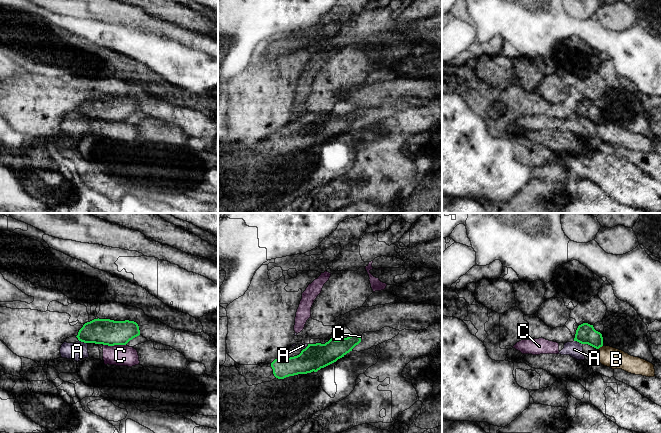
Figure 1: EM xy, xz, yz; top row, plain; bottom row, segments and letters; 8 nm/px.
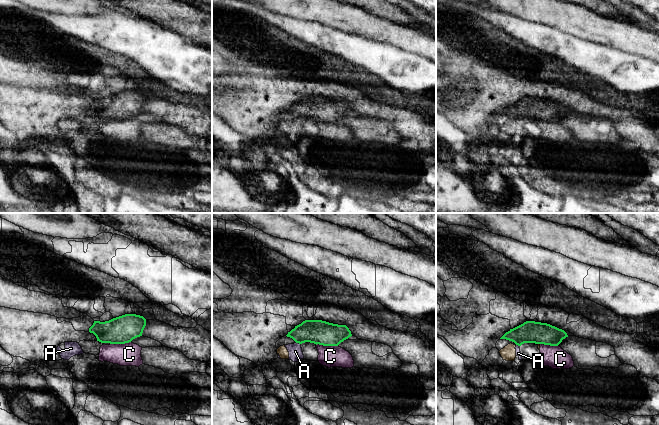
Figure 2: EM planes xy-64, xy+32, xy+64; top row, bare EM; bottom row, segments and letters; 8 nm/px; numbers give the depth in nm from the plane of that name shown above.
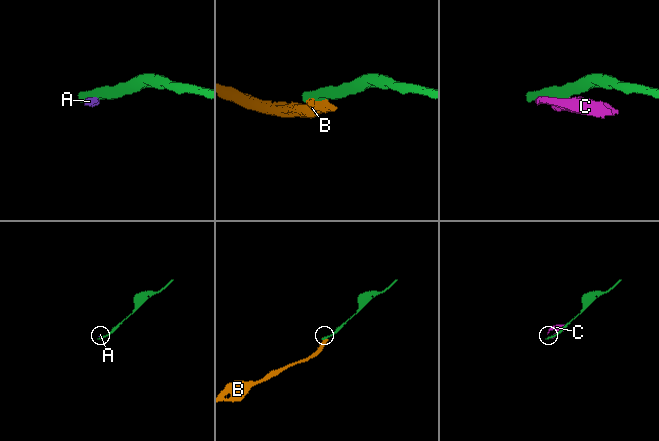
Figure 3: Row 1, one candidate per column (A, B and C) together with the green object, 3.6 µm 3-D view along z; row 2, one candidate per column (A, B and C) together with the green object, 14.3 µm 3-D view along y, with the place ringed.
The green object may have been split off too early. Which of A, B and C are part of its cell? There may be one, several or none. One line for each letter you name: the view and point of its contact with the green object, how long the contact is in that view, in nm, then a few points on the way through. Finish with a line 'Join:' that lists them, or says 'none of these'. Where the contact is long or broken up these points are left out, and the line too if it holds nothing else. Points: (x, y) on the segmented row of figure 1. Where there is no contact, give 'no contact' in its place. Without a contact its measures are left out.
Join: none of these

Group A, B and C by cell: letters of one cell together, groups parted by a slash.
A B C

